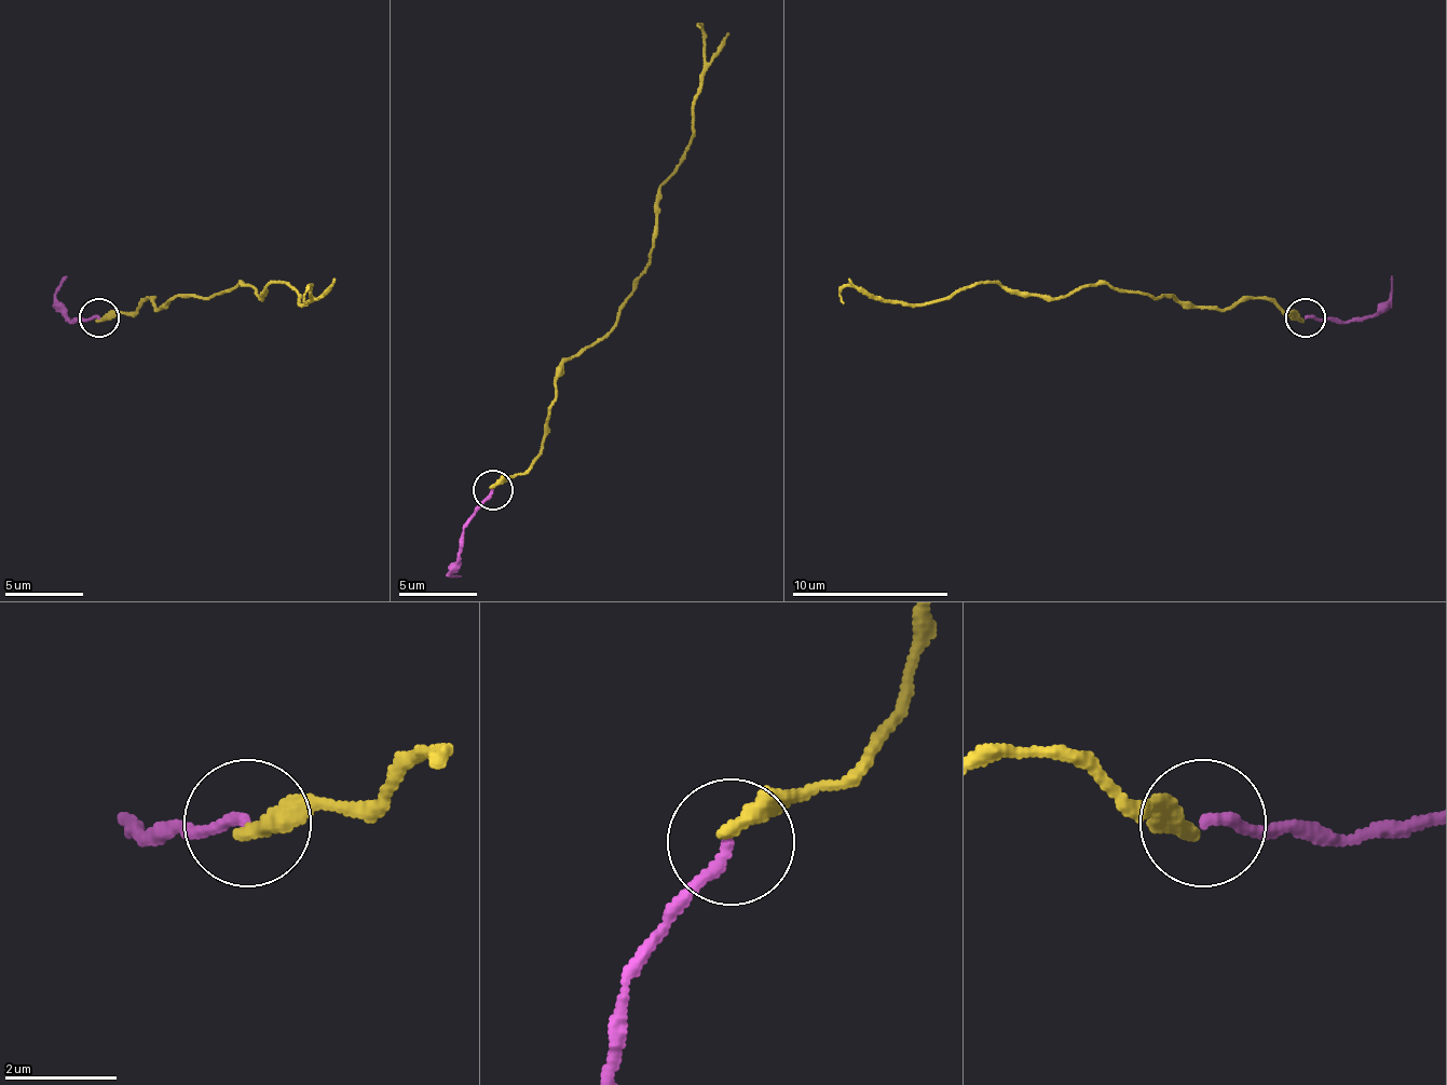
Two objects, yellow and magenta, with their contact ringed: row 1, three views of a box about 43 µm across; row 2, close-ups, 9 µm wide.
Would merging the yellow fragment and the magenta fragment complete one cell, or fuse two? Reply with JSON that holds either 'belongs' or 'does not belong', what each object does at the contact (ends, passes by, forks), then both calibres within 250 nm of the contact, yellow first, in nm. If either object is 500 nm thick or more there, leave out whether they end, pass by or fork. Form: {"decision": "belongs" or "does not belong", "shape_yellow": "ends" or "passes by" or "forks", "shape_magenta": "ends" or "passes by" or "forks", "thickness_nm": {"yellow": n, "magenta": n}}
{"decision": "belongs", "shape_yellow": "ends", "shape_magenta": "ends", "thickness_nm": {"yellow": 360, "magenta": 200}}

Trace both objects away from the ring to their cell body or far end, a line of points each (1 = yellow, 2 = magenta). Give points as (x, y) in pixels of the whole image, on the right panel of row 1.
1: (1304, 321), (1260, 297), (1190, 309), (982, 281), (923, 304), (848, 285), (844, 304)
2: (1304, 316), (1348, 321), (1370, 316), (1391, 297), (1391, 277)

